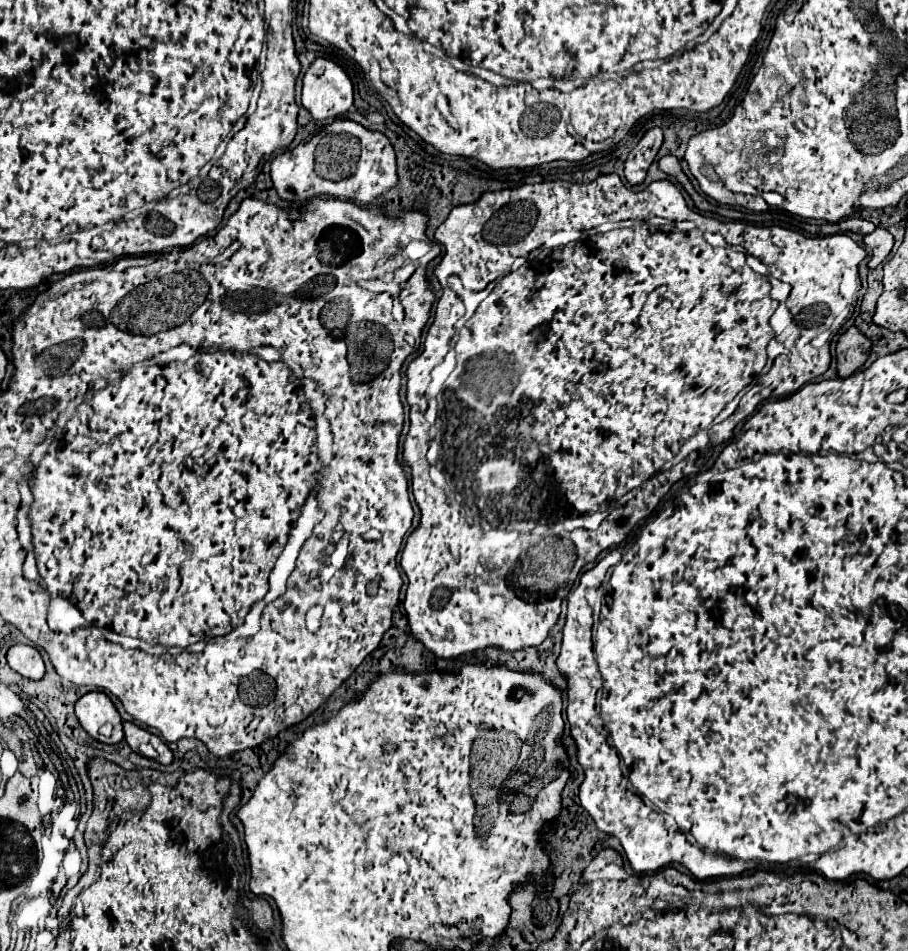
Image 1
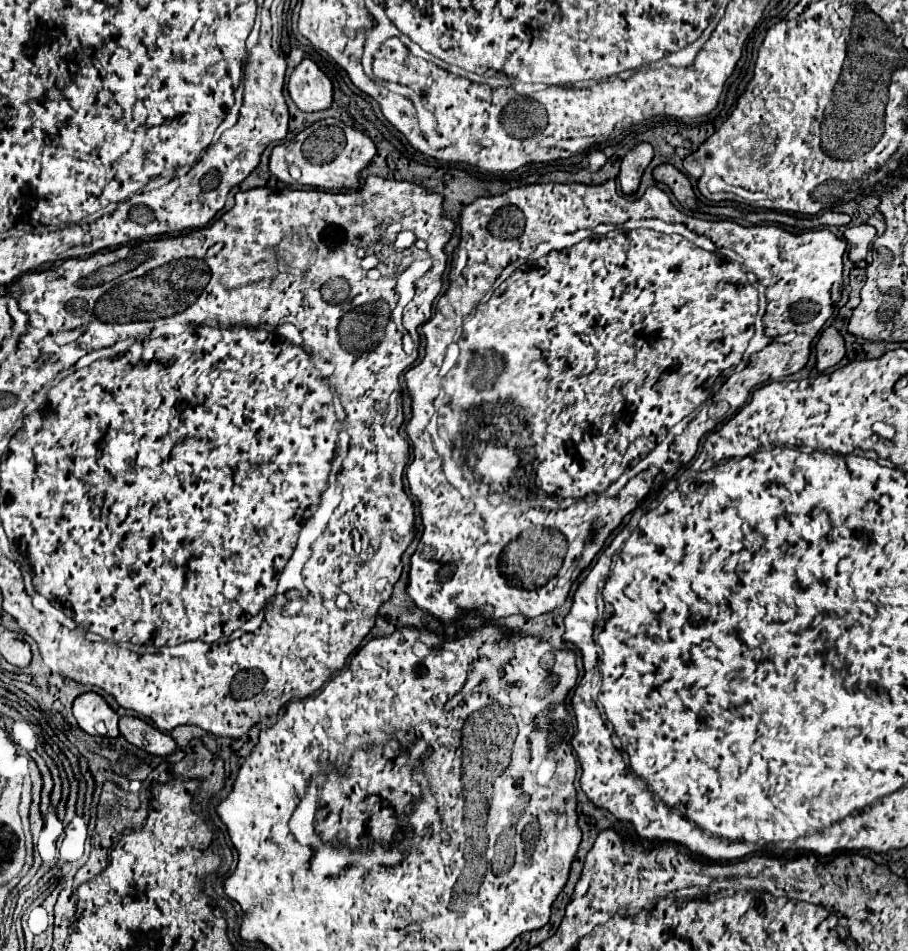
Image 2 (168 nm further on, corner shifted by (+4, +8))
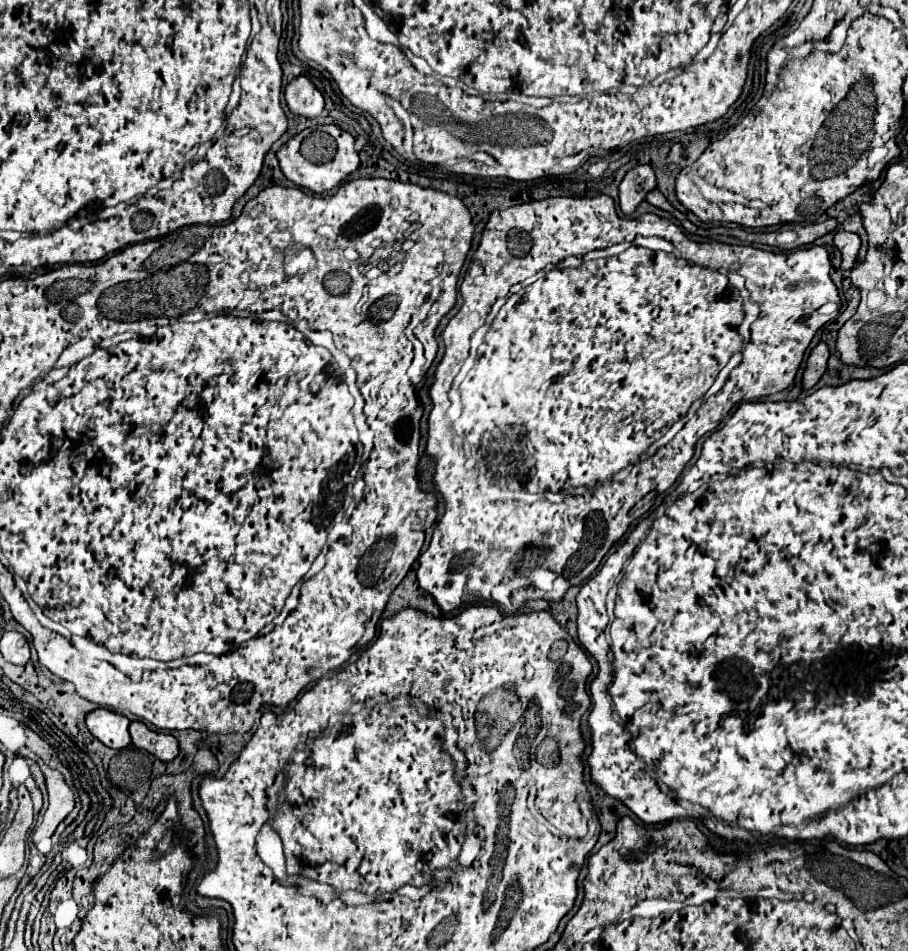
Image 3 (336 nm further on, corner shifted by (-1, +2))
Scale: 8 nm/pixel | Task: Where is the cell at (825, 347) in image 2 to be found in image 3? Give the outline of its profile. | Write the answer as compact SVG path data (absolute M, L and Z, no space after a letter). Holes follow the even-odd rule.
M819 342L811 354L809 354L809 360L807 360L807 370L803 374L803 388L809 390L813 388L821 376L825 374L827 370L827 360L829 360L829 346L825 342Z

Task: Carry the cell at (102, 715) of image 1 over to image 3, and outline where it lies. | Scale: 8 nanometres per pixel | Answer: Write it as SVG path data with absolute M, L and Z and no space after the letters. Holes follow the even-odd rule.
M97 708L85 716L85 724L89 732L101 740L105 746L113 750L123 750L129 746L129 720L113 710L107 708Z

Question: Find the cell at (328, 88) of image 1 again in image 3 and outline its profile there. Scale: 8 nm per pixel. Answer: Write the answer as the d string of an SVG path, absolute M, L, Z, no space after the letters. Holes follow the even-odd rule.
M297 76L285 88L285 102L293 114L305 118L317 118L325 112L323 94L315 88L315 84L305 76Z

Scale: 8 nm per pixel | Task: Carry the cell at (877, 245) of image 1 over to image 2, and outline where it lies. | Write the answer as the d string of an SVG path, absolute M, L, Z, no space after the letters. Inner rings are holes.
M868 224L848 226L844 232L844 240L848 242L848 258L852 262L864 260L864 256L868 254L868 246L874 240L874 236L876 236L876 230Z

